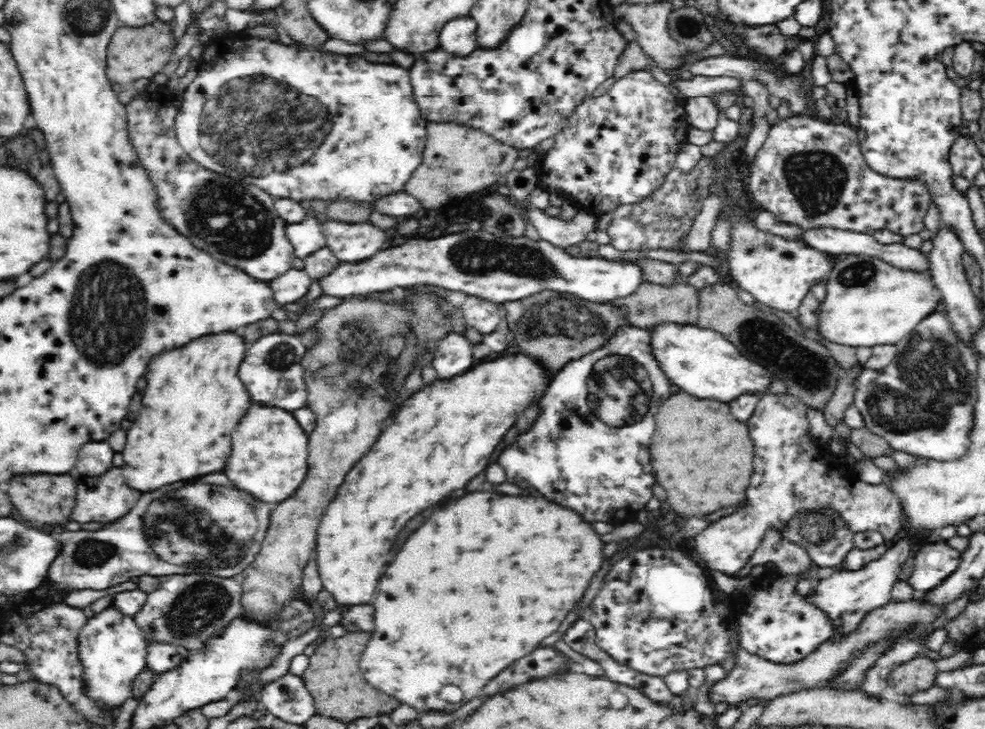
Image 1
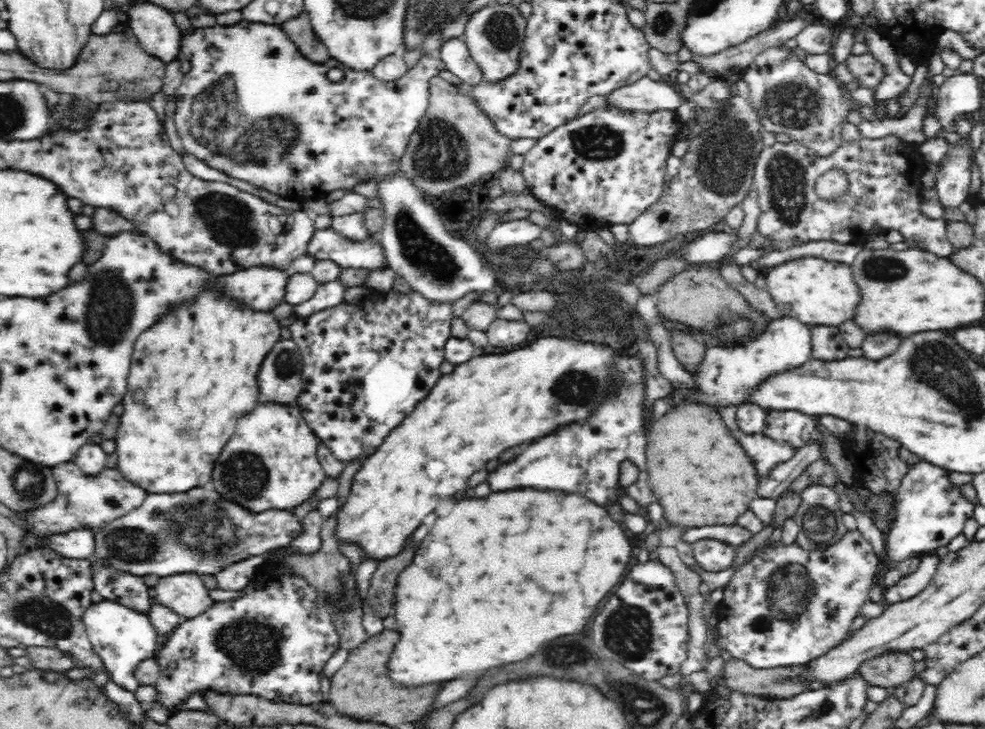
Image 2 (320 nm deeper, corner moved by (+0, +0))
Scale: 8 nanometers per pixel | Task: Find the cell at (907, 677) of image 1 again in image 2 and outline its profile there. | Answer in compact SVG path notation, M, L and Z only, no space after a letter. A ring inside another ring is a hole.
M910 653L886 654L869 661L858 670L870 684L891 691L900 684L905 686L916 676L914 662L916 660Z

